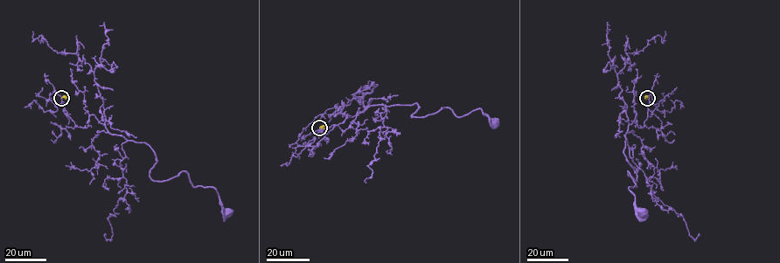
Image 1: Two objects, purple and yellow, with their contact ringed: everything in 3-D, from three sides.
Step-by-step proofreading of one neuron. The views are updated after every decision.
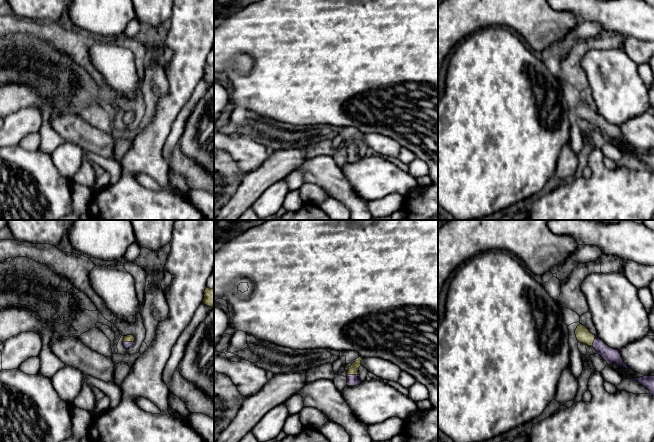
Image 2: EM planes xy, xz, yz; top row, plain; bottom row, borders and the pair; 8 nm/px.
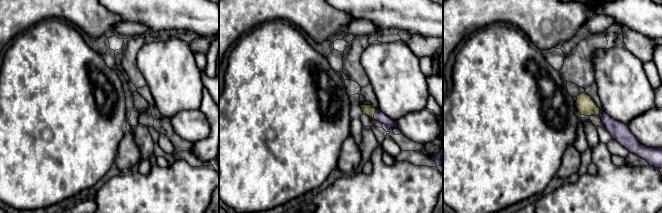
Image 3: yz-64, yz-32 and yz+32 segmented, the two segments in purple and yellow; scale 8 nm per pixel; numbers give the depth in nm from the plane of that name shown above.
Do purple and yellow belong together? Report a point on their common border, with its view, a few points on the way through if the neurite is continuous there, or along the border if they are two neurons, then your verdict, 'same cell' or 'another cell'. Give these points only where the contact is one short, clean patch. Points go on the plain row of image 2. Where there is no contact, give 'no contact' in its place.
meets purple in xz at (352, 151); runs through xz (352, 156), (352, 151), (353, 145); same cell

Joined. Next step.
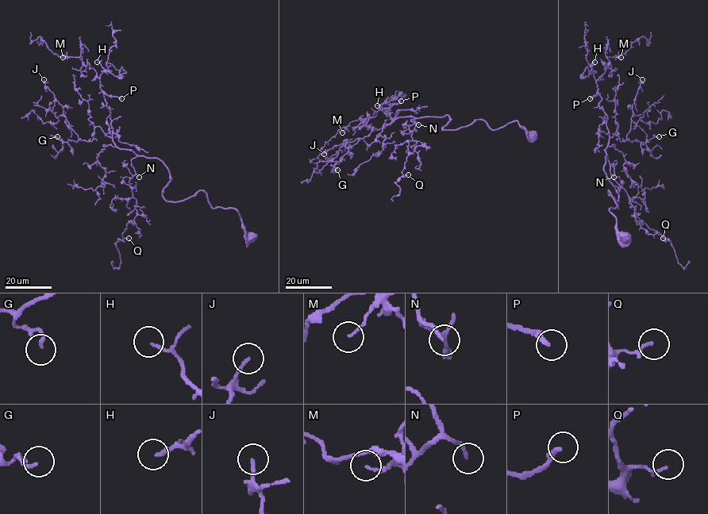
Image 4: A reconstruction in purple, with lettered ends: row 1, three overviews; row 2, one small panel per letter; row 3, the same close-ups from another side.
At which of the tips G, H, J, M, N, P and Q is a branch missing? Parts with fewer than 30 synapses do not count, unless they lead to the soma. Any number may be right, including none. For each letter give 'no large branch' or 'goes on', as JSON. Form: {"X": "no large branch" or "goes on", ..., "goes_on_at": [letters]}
{"G": "no large branch", "H": "goes on", "J": "no large branch", "M": "no large branch", "N": "goes on", "P": "goes on", "Q": "no large branch", "goes_on_at": ["H", "N", "P"]}

